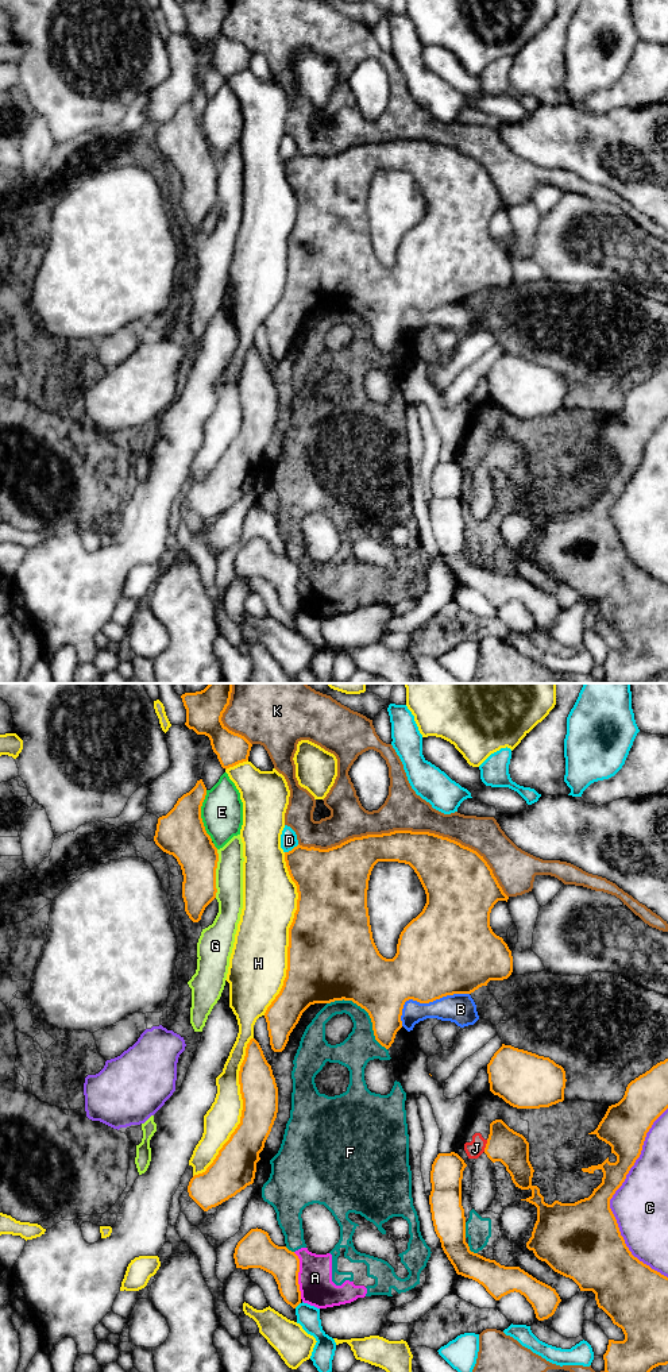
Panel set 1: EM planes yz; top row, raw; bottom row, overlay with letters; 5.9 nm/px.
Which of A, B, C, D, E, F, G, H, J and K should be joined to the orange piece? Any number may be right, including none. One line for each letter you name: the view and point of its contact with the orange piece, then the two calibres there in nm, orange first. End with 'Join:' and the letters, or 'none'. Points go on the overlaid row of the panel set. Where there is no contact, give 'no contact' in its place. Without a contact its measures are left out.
Join: none

